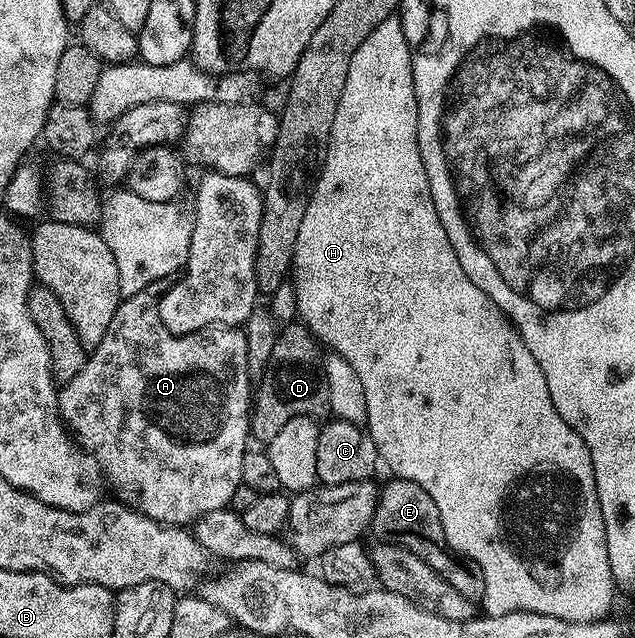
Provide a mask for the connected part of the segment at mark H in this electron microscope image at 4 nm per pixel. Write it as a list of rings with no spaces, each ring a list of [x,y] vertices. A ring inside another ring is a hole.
[[[395,16],[384,20],[384,24],[376,24],[376,28],[372,28],[368,40],[364,40],[364,44],[360,44],[360,48],[356,48],[356,52],[352,56],[352,64],[348,64],[348,76],[344,80],[344,92],[340,96],[340,108],[336,108],[336,120],[332,120],[332,136],[326,149],[326,159],[322,161],[322,169],[318,171],[318,179],[314,182],[314,191],[308,200],[308,212],[304,212],[304,220],[300,223],[300,232],[296,236],[292,281],[296,288],[298,318],[310,329],[311,334],[321,339],[323,343],[326,341],[333,353],[344,356],[344,360],[348,360],[348,364],[352,364],[356,376],[360,376],[360,385],[364,388],[364,404],[366,405],[364,426],[370,435],[370,439],[376,444],[379,459],[385,465],[386,462],[390,465],[391,471],[389,473],[393,477],[412,480],[416,484],[420,484],[420,488],[424,488],[424,492],[428,492],[428,496],[432,496],[432,500],[436,500],[436,508],[440,508],[440,520],[444,524],[444,536],[450,549],[455,554],[475,562],[480,568],[480,572],[484,572],[484,596],[480,603],[481,609],[484,608],[483,611],[492,616],[504,616],[508,612],[530,611],[540,612],[541,615],[556,616],[558,619],[572,620],[573,622],[603,621],[609,615],[606,613],[609,612],[610,605],[614,602],[616,587],[612,568],[608,564],[608,544],[604,530],[604,516],[600,512],[599,496],[596,492],[595,469],[592,468],[590,449],[584,444],[583,438],[556,412],[540,364],[536,364],[536,358],[532,356],[532,352],[528,351],[528,346],[524,344],[523,338],[518,335],[517,330],[514,329],[514,323],[507,318],[506,313],[483,290],[476,288],[476,284],[472,284],[468,272],[464,272],[464,268],[460,268],[460,260],[456,260],[452,240],[448,240],[448,232],[444,232],[444,224],[440,224],[440,216],[436,212],[436,204],[432,200],[432,188],[428,184],[428,176],[424,172],[424,160],[420,156],[418,105],[416,104],[416,88],[412,76],[412,56],[404,36],[401,17]]]

